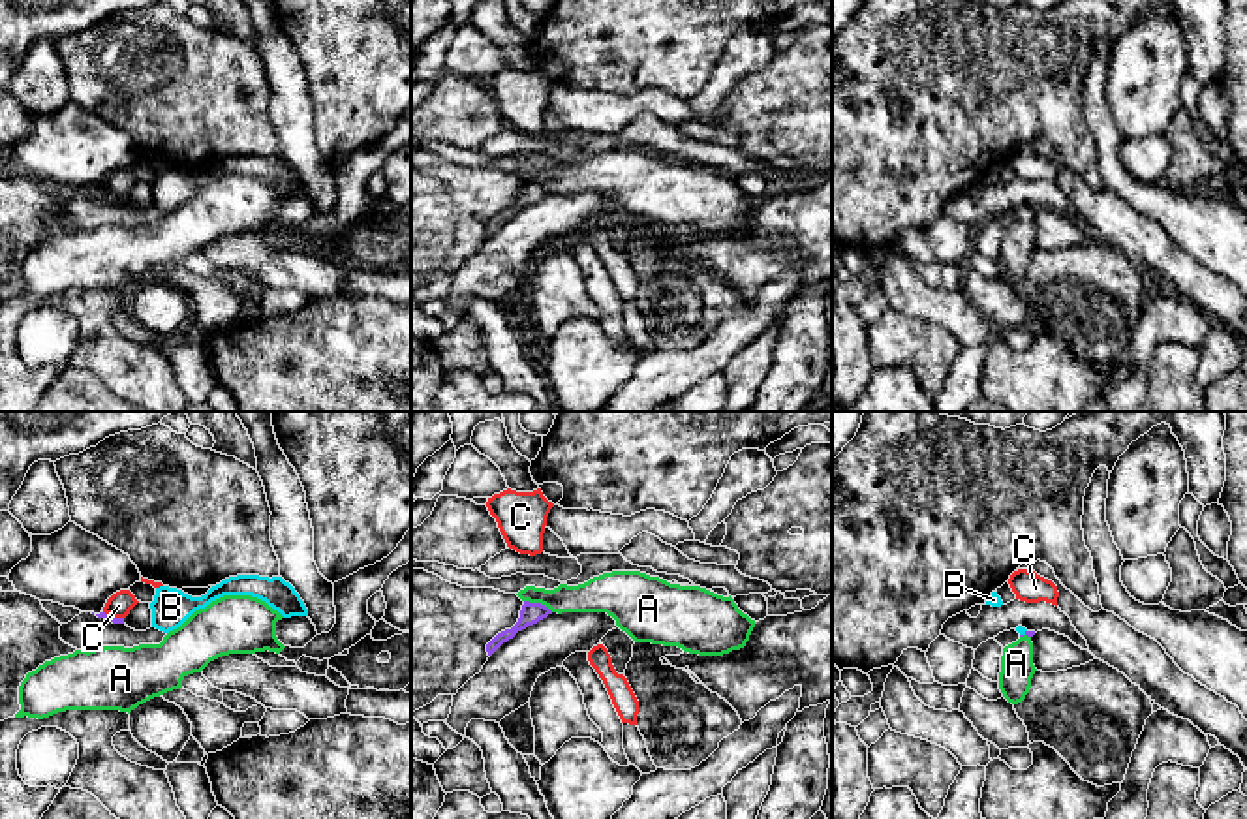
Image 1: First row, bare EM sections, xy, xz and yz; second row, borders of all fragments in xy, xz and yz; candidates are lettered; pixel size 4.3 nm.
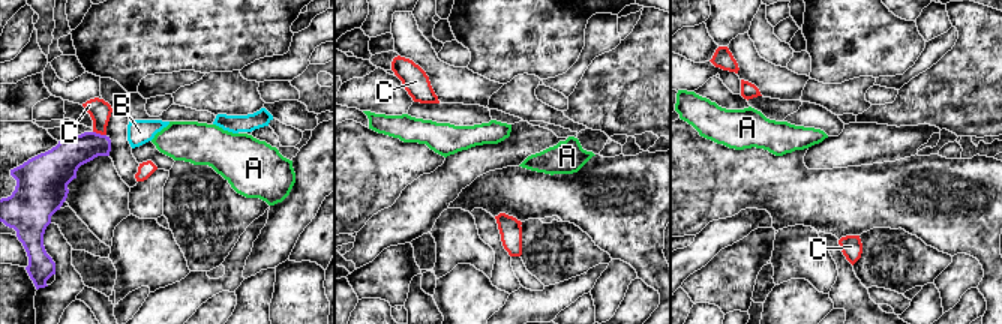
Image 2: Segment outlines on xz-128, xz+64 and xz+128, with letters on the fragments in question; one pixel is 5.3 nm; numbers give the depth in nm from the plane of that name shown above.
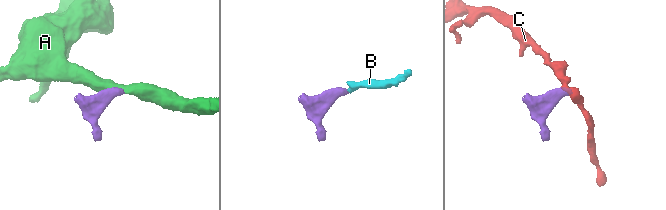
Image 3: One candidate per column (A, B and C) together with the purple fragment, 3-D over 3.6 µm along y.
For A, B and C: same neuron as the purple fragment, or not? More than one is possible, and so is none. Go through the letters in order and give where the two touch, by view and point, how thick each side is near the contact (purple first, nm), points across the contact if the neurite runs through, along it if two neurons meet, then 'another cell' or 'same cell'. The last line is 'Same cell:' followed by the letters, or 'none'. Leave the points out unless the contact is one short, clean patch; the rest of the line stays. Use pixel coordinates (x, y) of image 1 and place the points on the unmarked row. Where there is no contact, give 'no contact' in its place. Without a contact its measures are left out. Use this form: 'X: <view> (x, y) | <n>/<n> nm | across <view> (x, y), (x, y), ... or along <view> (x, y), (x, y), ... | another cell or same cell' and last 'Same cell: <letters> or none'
A: xz (539, 183) | 90/140 nm | along xz (524, 179), (543, 183), (553, 190) | another cell
B: yz (1022, 215) | 30/40 nm | across yz (1030, 213), (1022, 215), (1020, 209) | same cell
C: xy (111, 196) | 30/110 nm | along xy (104, 190), (123, 198) | another cell
Same cell: B

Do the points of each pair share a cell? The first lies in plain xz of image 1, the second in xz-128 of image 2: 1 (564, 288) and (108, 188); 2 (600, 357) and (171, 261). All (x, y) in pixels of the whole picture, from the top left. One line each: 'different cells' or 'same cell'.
1: same cell
2: same cell

